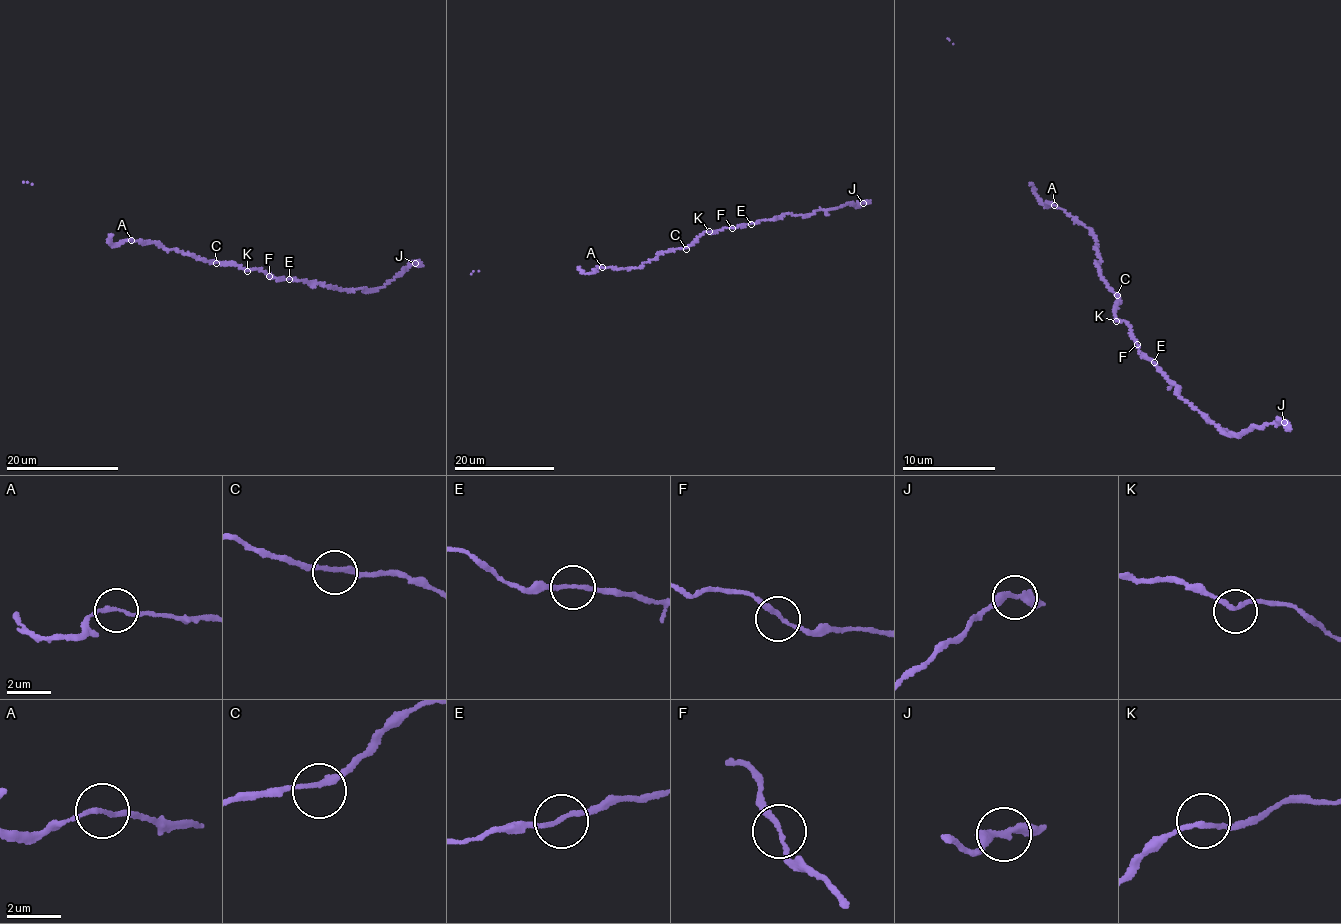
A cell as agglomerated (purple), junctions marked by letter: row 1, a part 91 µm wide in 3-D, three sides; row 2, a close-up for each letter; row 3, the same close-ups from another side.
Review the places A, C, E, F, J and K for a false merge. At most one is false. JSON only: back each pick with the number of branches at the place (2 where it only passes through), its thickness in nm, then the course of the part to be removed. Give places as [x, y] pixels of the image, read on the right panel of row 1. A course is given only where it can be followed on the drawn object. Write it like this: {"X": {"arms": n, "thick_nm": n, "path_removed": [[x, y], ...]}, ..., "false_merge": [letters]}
{"false_merge": []}

